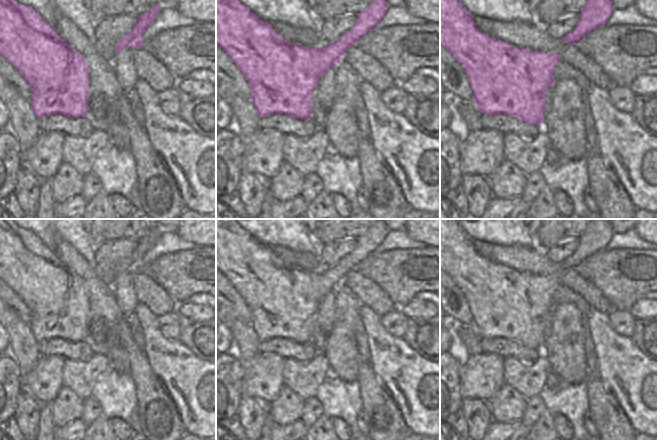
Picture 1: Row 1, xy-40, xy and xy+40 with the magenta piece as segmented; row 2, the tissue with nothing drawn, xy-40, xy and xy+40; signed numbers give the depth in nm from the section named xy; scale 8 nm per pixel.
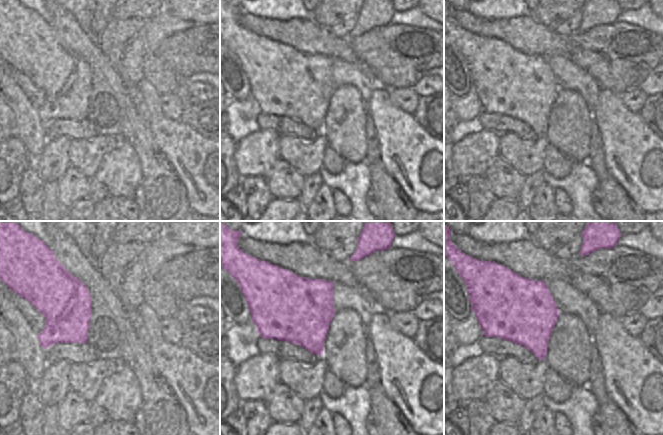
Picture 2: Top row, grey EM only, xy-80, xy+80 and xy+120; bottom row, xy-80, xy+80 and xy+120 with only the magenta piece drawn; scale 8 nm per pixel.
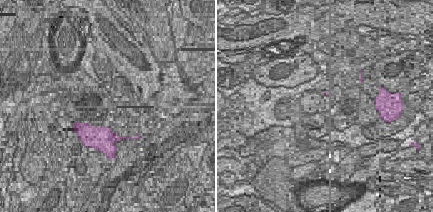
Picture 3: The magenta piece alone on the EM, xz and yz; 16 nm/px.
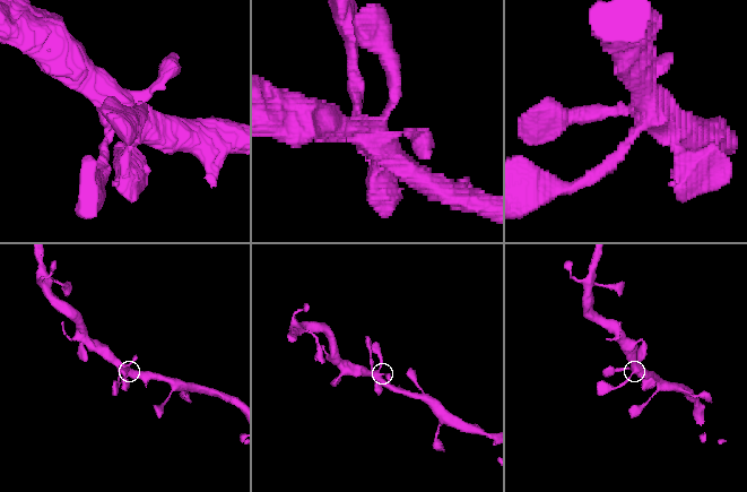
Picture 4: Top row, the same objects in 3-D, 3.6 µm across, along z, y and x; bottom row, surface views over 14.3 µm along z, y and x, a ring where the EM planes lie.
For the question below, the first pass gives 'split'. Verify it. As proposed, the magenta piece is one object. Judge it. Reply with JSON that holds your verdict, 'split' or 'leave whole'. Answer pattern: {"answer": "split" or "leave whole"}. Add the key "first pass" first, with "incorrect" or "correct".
{"first pass": "incorrect", "answer": "leave whole"}

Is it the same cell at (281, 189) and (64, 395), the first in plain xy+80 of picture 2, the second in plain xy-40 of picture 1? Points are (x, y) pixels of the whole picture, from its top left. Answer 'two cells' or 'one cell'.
one cell

